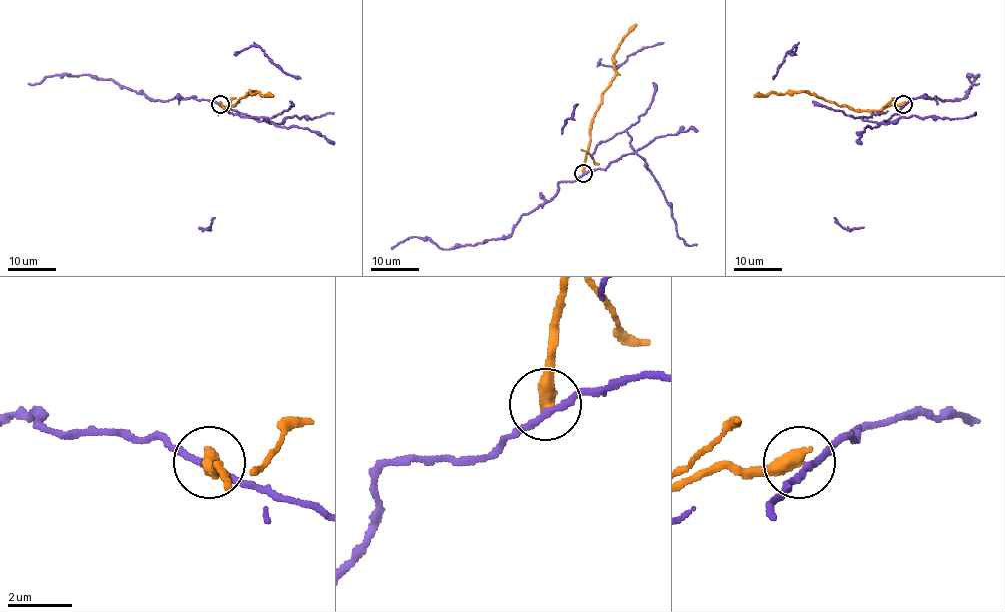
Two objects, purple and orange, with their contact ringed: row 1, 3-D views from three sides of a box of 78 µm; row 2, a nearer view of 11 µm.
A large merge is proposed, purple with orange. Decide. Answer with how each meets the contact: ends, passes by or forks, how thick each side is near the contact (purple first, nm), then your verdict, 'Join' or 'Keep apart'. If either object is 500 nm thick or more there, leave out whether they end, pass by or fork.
Thickness 200 nm (purple) against 500 nm. Keep apart

